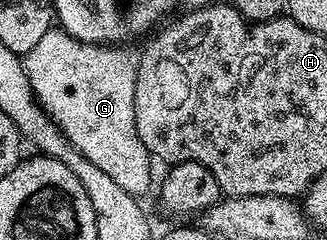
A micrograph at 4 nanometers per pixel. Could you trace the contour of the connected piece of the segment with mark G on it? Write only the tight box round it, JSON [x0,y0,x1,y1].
[23,29,149,196]

